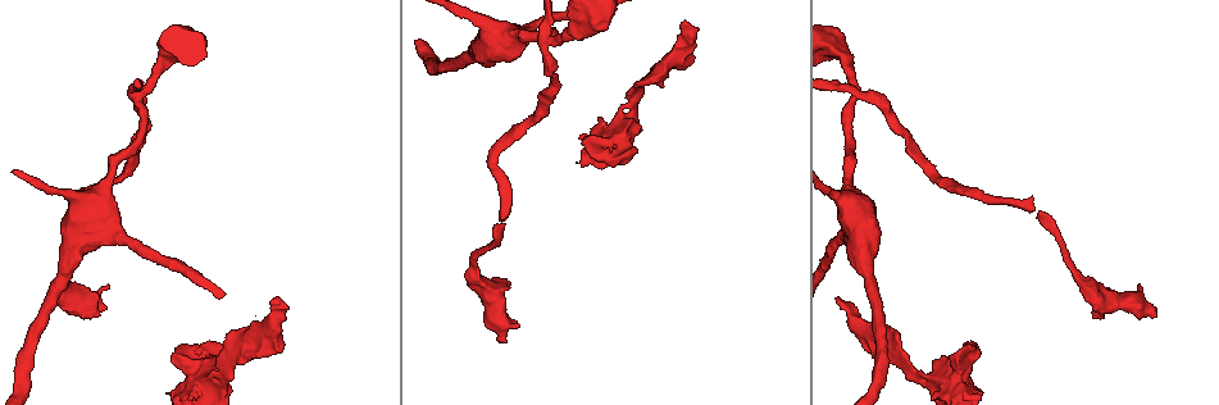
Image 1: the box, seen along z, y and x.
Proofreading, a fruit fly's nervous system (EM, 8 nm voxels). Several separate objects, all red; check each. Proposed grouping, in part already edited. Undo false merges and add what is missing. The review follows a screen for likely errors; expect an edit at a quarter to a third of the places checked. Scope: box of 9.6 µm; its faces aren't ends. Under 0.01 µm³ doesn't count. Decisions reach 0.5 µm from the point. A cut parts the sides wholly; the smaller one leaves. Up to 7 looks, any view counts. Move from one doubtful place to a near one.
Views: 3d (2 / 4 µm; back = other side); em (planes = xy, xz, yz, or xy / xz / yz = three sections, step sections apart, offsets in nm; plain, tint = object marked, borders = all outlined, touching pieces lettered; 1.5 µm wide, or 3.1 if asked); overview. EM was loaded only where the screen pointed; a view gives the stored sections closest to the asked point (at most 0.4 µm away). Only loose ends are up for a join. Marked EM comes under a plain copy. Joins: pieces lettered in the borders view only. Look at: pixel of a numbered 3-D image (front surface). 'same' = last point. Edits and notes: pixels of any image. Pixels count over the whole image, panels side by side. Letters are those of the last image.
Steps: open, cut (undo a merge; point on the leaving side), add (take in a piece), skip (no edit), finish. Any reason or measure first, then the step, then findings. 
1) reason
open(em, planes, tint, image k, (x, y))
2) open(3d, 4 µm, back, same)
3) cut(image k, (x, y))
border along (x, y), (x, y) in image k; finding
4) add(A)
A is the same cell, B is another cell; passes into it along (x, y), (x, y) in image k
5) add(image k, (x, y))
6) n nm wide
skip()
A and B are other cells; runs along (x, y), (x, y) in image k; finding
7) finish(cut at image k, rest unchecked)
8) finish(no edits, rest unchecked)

looks like a crossing
open(3d, 2 µm, image 1, (545, 38))

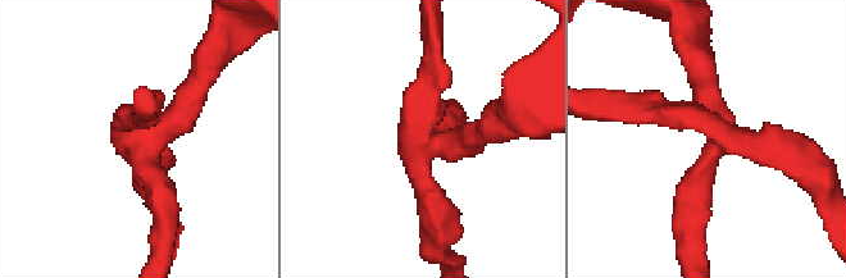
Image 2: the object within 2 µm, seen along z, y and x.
4 arms
open(em, planes, borders, image 2, (433, 137))

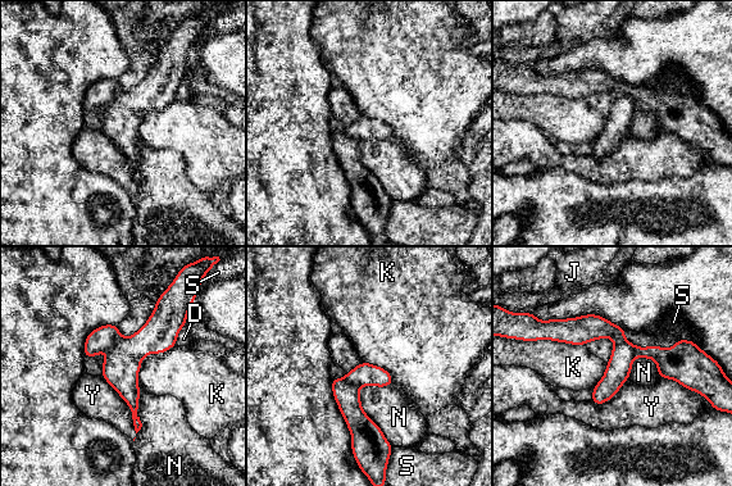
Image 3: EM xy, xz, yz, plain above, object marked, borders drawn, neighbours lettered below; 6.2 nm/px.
cut(image 3, (594, 327))
D, J, K, N, S and Y are other cells; the part that leaves runs along (548, 335), (617, 332), (690, 386) in image 3; two cells meet here

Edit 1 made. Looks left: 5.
branch stops here
open(3d, 2 µm, image 1, (584, 140))

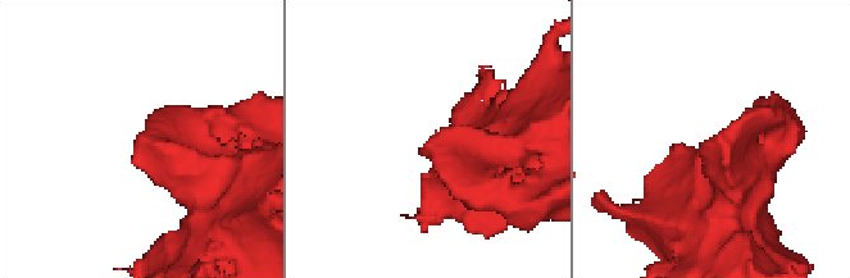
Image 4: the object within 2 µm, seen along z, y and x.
need the tissue
open(em, yz, step 4, tint, image 4, (421, 147))

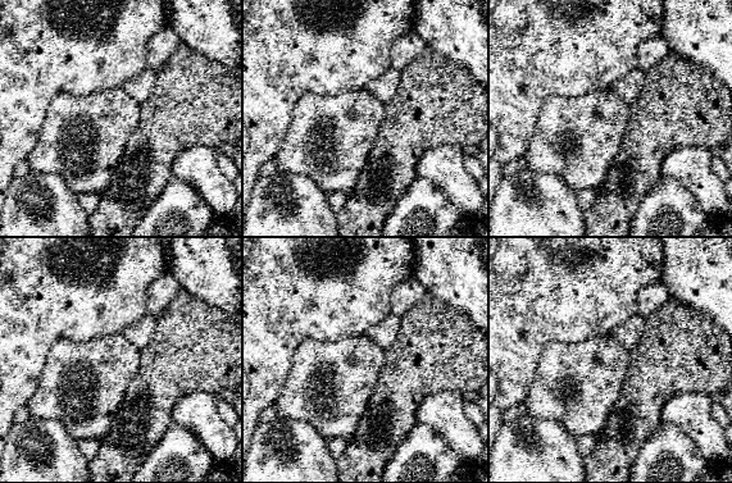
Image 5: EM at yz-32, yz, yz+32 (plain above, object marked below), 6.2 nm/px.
open(em, planes, borders, same)

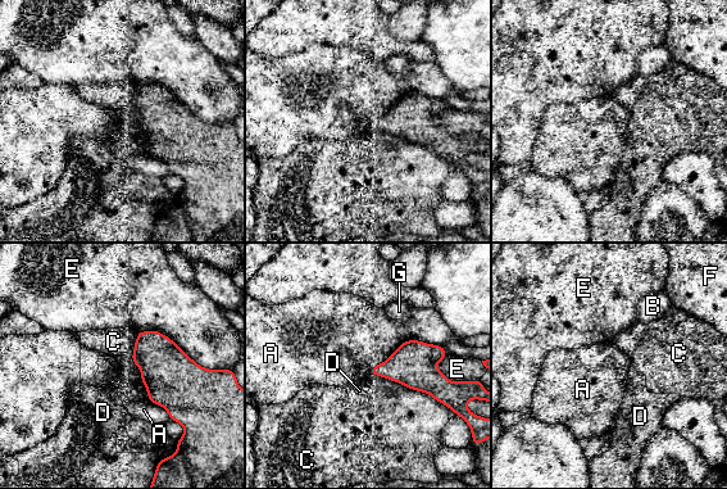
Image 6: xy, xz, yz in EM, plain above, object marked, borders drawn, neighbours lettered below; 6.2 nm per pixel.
skip()
A, B, C, D, E, F and G are other cells; border along (441, 344), (404, 340), (369, 374) in image 6; no lettered piece goes on from it

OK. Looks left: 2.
free end
open(em, planes, borders, image 1, (834, 298))

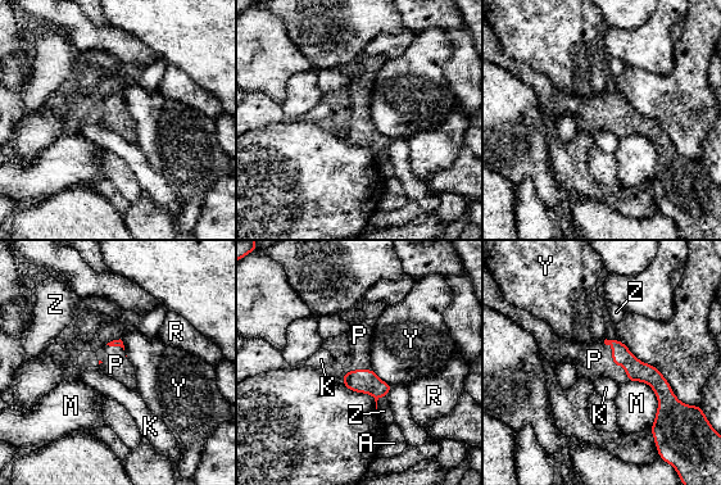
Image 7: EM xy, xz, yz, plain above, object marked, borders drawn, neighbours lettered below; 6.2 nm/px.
P touches over 300 nm
add(P)
P is the same cell, A, K, M, R, Y and Z are other cells; passes into it along (635, 370), (612, 363), (593, 361) in image 7; the cell continues

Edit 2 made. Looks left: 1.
finish(cut at image 3, add at image 7, rest unchecked)

